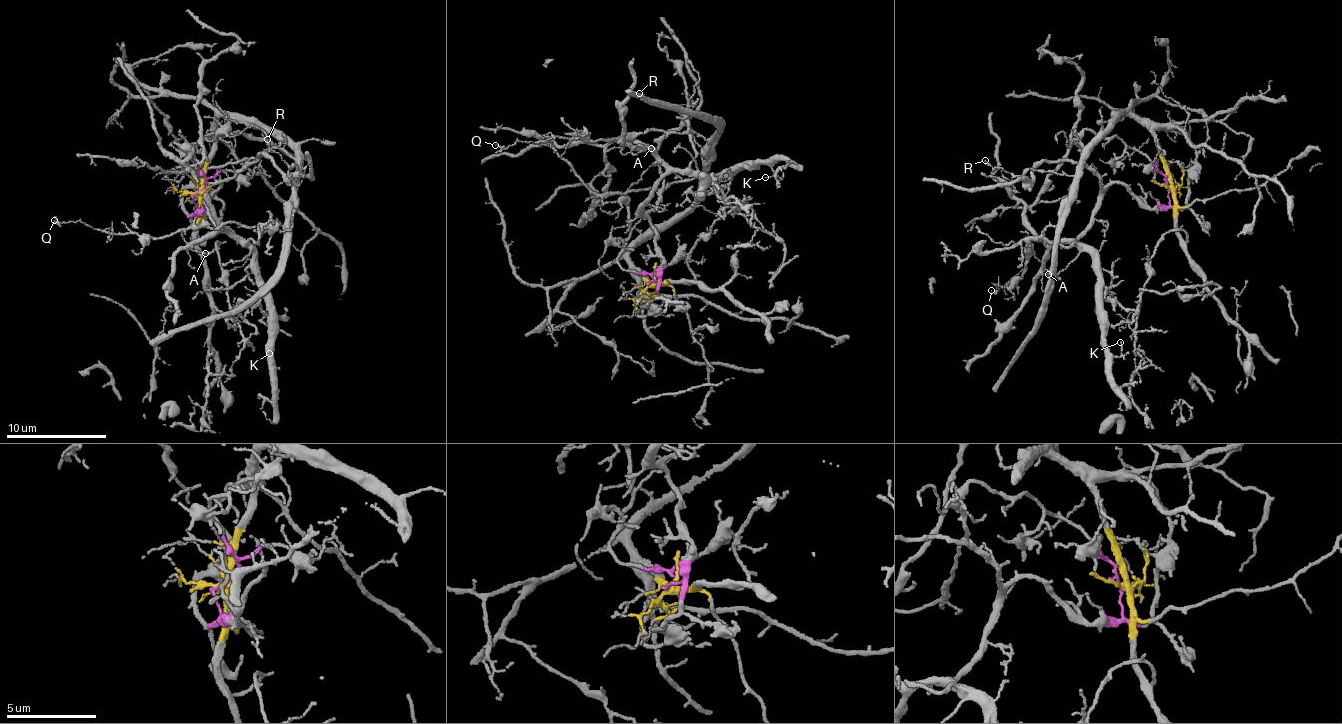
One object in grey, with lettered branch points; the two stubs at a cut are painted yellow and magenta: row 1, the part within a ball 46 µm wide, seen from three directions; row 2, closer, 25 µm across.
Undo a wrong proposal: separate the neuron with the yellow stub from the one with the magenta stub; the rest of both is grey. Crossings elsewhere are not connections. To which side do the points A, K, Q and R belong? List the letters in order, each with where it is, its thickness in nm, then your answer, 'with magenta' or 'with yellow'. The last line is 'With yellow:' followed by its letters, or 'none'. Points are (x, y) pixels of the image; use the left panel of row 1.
A: at (205, 253); 90 nm thick; with yellow
K: at (269, 353); 90 nm thick; with magenta
Q: at (54, 220); 110 nm thick; with yellow
R: at (267, 139); 130 nm thick; with yellow
With yellow: A, Q, R

